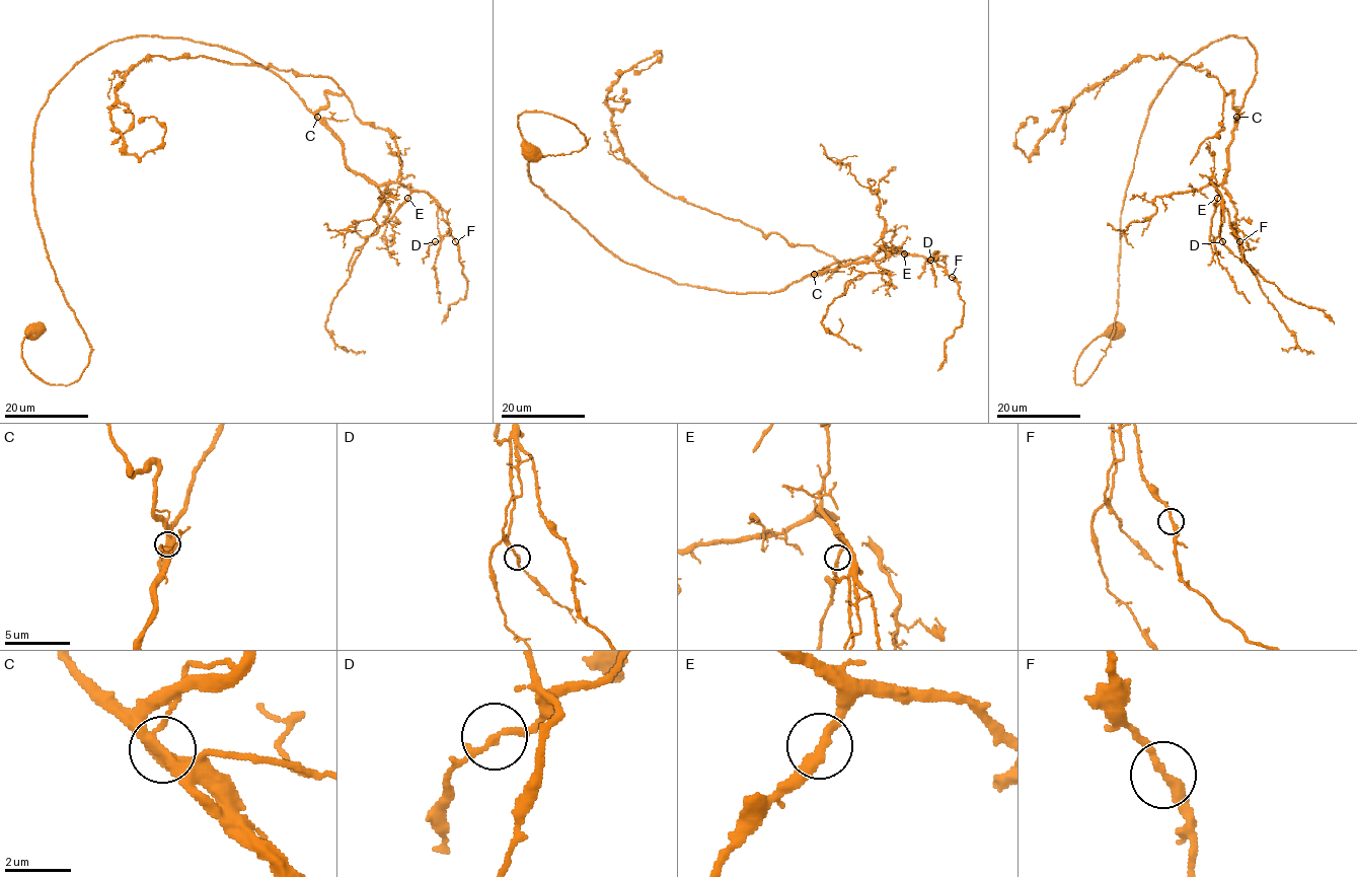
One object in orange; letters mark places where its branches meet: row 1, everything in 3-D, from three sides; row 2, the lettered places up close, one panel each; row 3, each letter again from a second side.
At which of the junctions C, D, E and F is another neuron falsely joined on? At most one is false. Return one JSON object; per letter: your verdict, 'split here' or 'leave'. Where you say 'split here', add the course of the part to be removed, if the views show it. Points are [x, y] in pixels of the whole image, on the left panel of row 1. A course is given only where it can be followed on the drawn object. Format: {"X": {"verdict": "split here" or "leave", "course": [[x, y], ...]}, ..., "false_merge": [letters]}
{"C": {"verdict": "leave"}, "D": {"verdict": "leave"}, "E": {"verdict": "leave"}, "F": {"verdict": "leave"}, "false_merge": []}

